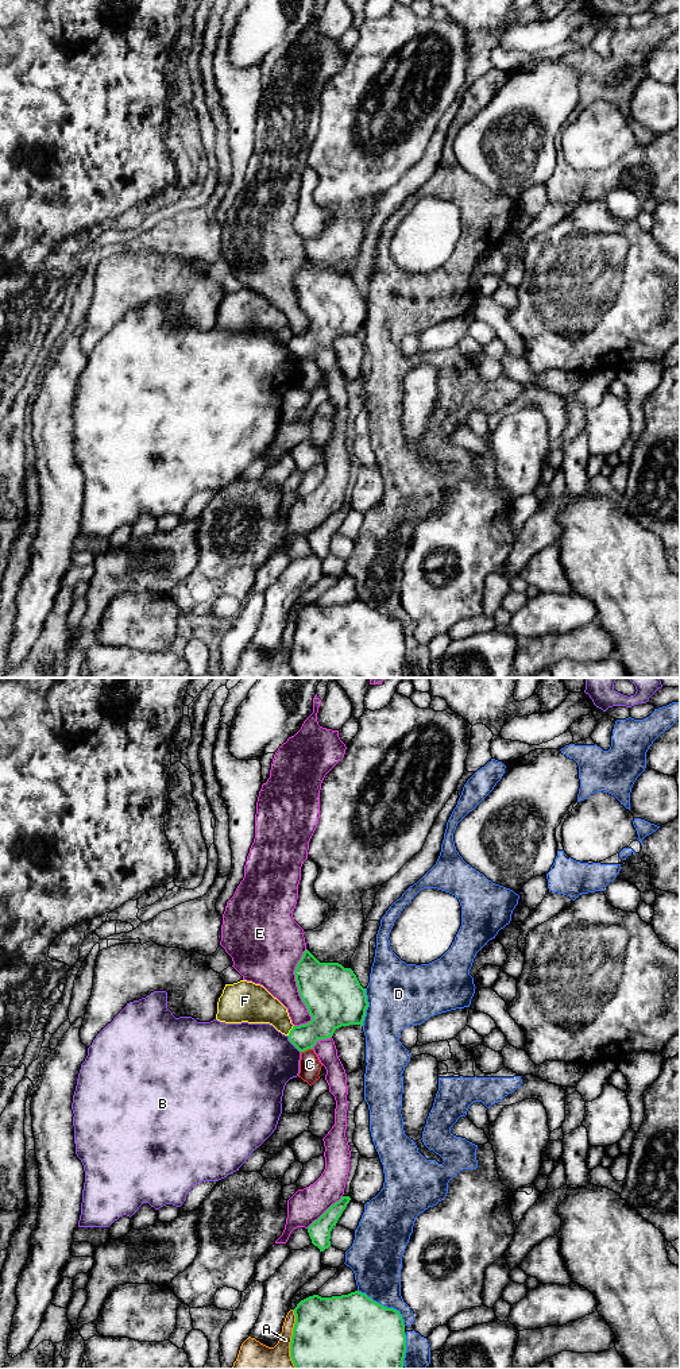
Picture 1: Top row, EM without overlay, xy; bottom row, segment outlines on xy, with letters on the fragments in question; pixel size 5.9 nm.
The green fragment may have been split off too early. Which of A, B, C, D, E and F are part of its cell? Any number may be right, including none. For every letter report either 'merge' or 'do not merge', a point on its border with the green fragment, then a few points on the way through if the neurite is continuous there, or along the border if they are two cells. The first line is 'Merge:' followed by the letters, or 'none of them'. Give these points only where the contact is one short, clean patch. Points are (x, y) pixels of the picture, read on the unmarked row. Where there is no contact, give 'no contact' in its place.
Merge: none of them
A: do not merge; contact xy (292, 648)
B: do not merge; contact xy (292, 351)
C: do not merge; contact xy (306, 358); border xy (312, 357), (301, 361)
D: do not merge; contact xy (383, 614)
E: do not merge; contact xy (298, 300)
F: do not merge; contact xy (290, 339)

